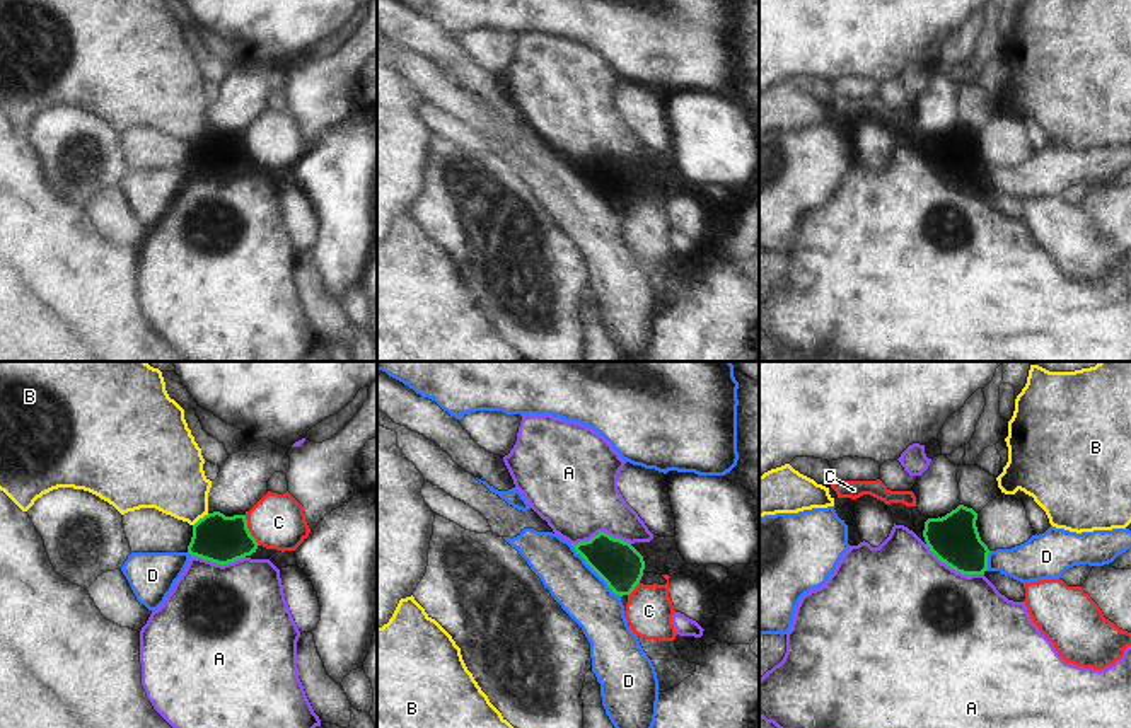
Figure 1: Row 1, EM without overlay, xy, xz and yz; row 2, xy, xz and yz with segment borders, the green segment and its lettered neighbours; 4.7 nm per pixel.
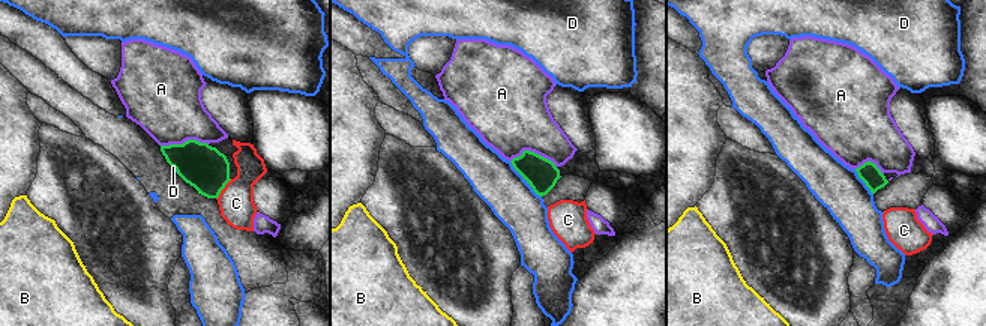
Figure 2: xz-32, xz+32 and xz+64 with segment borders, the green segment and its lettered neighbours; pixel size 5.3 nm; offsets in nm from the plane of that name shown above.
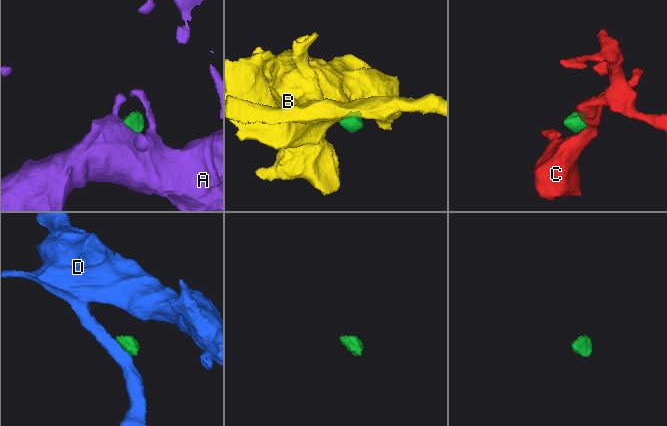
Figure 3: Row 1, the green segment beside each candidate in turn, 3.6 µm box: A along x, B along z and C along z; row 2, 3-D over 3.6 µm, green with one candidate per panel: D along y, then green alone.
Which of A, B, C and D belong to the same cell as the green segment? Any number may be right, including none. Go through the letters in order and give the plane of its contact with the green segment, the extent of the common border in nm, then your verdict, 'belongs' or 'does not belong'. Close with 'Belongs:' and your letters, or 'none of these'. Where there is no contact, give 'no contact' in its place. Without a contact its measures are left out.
A: meets green in yz; contact 320 nm long; belongs
B: meets green in xy; contact 100 nm long; does not belong
C: meets green in xy; contact 160 nm long; does not belong
D: meets green in xz; contact 340 nm long; does not belong
Belongs: A

